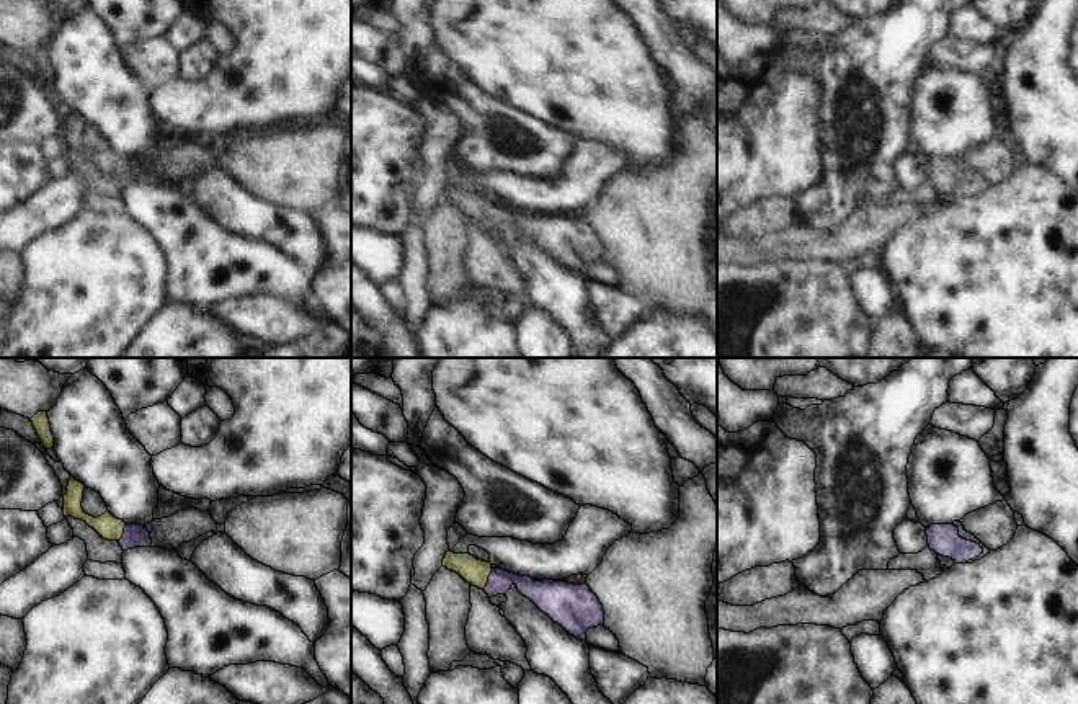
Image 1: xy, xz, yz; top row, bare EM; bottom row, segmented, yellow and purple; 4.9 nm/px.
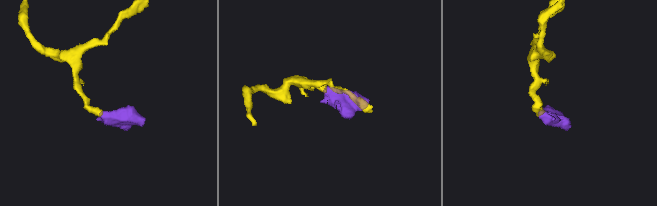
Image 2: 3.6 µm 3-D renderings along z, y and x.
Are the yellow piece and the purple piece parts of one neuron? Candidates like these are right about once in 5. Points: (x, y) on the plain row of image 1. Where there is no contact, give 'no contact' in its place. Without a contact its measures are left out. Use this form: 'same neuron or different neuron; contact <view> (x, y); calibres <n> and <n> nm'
same neuron; contact xz (487, 213); calibres 130 and 110 nm

